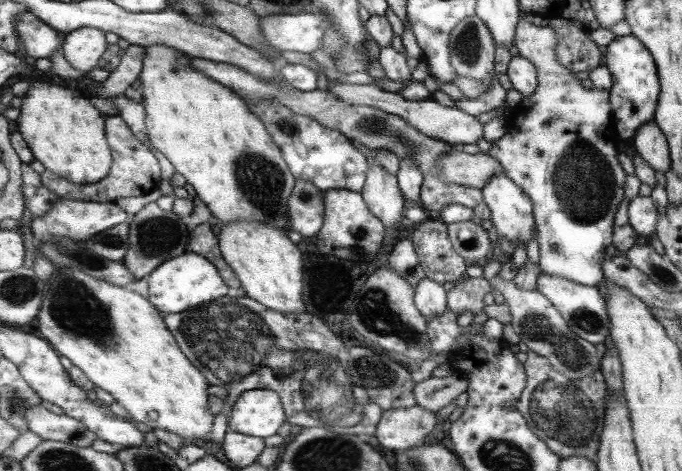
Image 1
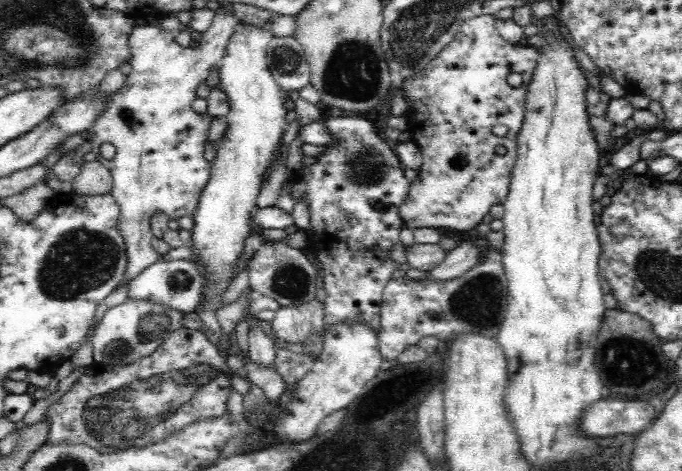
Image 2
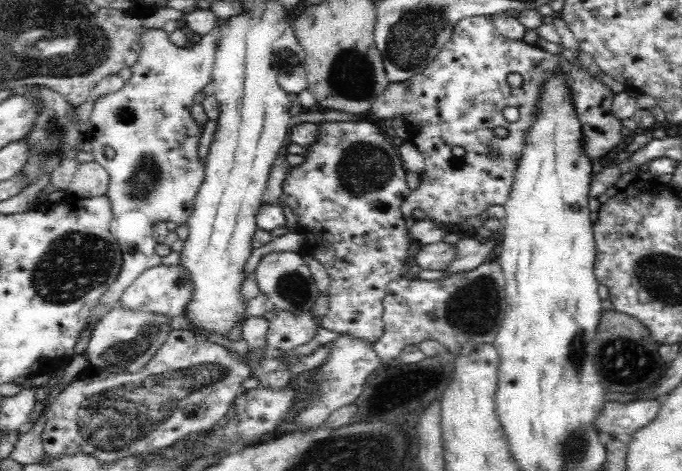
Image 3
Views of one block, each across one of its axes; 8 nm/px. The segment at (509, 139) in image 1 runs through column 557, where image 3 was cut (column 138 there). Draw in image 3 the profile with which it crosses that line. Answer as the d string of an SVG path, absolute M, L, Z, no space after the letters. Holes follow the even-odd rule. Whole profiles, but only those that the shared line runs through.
M218 18L216 20L216 26L214 26L214 30L210 32L210 34L206 34L206 36L202 36L198 42L195 42L193 46L189 48L186 47L176 47L172 45L170 41L168 41L168 34L162 29L145 29L142 34L139 35L138 44L142 45L142 54L138 54L138 62L132 66L131 70L133 72L132 77L124 83L124 86L116 91L101 94L94 100L92 104L92 112L89 117L90 122L90 130L83 135L83 138L88 142L92 143L93 152L92 159L93 162L96 162L98 165L102 166L108 175L108 190L106 190L106 198L110 200L111 214L109 222L109 231L110 234L113 235L114 238L117 239L118 246L121 250L122 257L122 268L120 270L120 274L118 278L105 290L104 293L98 297L98 302L93 306L93 309L90 310L89 316L83 329L81 332L86 332L92 326L96 326L98 322L110 312L110 310L114 310L118 304L119 298L123 295L123 292L146 270L161 266L161 256L156 252L157 243L154 241L154 224L157 222L175 222L177 225L184 224L190 213L194 207L194 198L196 198L196 194L199 190L199 186L201 185L202 179L204 178L204 170L206 166L202 166L200 164L198 157L198 138L200 138L200 134L202 134L202 130L204 127L200 127L197 122L194 122L194 119L191 117L191 106L194 104L192 99L193 96L196 96L198 92L201 92L210 82L210 71L213 69L214 64L214 53L215 48L217 47L217 30L219 26L225 20L221 20ZM110 148L112 152L114 152L114 156L112 158L108 158L105 154L105 149Z

